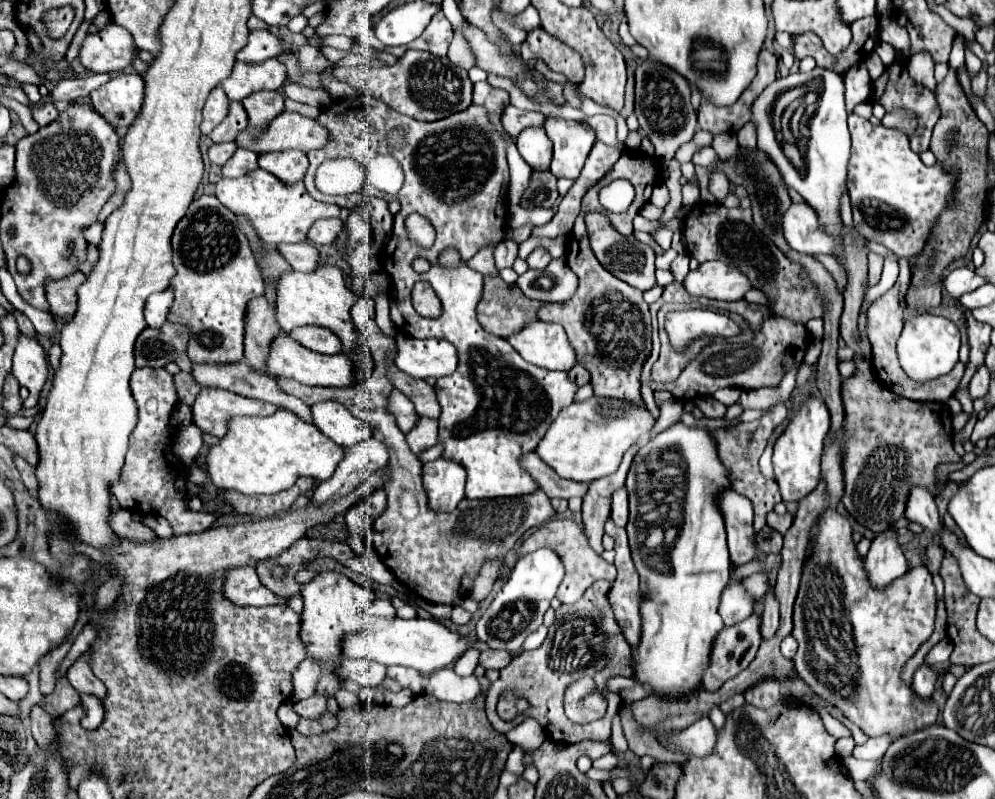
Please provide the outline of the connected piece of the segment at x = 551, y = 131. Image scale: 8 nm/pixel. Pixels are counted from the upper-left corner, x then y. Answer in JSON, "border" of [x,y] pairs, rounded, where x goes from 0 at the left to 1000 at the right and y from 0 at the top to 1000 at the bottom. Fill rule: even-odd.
{"border":[[[549,145],[547,160],[557,180],[557,198],[553,215],[559,223],[579,225],[593,193],[593,185],[599,178],[597,165],[577,150],[565,150],[557,145]]]}

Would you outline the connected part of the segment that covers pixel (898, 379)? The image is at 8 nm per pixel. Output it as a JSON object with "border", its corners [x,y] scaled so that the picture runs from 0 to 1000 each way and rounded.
{"border":[[[905,325],[905,345],[901,350],[901,355],[890,365],[886,368],[874,385],[872,385],[872,423],[874,423],[874,431],[876,431],[876,461],[880,463],[880,473],[886,483],[890,483],[892,488],[913,498],[913,501],[921,501],[921,503],[929,503],[929,501],[935,501],[935,503],[951,503],[959,488],[963,486],[967,471],[969,471],[969,456],[963,453],[959,458],[957,466],[948,469],[940,476],[934,478],[919,478],[917,473],[913,473],[907,463],[907,458],[903,456],[903,448],[901,448],[901,426],[903,426],[903,418],[907,416],[907,408],[909,408],[909,388],[911,388],[911,365],[913,365],[913,358],[915,358],[915,333],[913,333],[913,325]]]}

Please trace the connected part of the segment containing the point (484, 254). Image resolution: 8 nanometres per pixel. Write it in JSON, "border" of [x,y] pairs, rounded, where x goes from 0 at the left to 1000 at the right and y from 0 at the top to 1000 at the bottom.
{"border":[[[498,305],[488,308],[486,313],[482,313],[474,325],[470,325],[470,333],[472,333],[474,338],[482,340],[484,345],[494,345],[494,343],[498,345],[498,343],[501,343],[501,335],[496,333],[496,320],[494,320],[496,308],[498,308]]]}

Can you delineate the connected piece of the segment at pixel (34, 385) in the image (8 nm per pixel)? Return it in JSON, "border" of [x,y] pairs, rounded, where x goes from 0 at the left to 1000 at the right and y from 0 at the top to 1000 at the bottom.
{"border":[[[22,416],[18,418],[12,468],[20,478],[20,483],[26,483],[30,488],[30,496],[24,501],[24,511],[34,511],[48,471],[46,441],[36,423],[30,423]]]}

